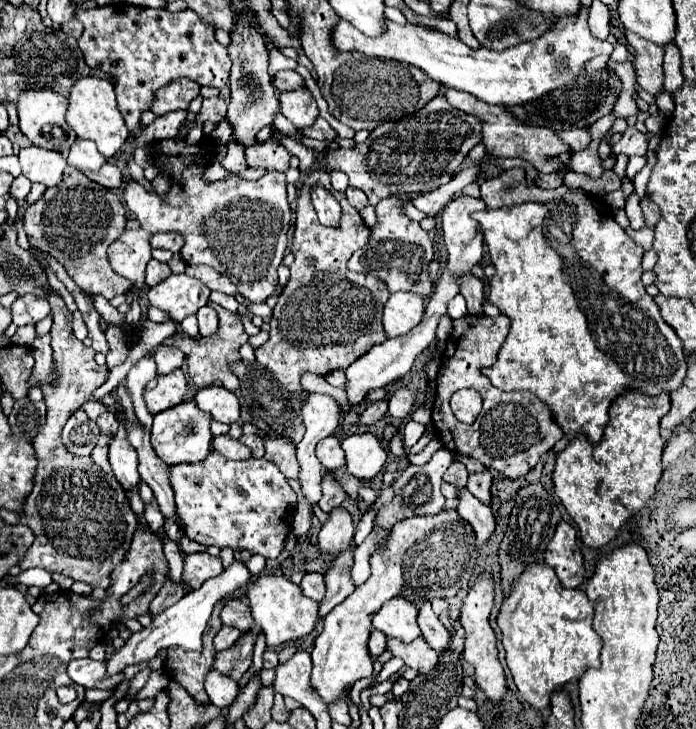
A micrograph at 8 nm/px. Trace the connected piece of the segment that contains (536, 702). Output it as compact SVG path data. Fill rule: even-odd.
M528 563L520 577L512 583L508 597L502 601L496 623L502 631L502 645L506 649L506 663L512 671L514 683L522 697L536 709L546 709L550 705L550 693L562 689L564 683L578 679L584 669L594 667L602 639L592 629L594 601L590 601L580 589L566 589L556 571L546 563Z

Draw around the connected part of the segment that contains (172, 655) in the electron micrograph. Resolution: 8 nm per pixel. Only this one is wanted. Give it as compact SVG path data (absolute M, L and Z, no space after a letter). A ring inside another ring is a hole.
M216 603L212 609L212 617L208 621L208 627L202 635L202 649L200 651L184 651L180 647L168 649L168 659L164 663L164 669L170 679L176 679L190 695L196 695L200 703L208 703L208 697L204 695L204 675L212 669L212 659L216 655L216 649L212 647L212 639L216 631L220 631L220 607L222 603Z

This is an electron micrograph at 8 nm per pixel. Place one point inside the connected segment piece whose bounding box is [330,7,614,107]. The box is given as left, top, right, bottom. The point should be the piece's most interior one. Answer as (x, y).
(518, 74)

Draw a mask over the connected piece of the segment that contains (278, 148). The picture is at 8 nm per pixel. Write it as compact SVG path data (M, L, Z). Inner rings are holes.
M270 137L264 143L256 143L254 147L246 149L246 161L248 167L254 169L266 167L268 171L286 171L290 153L276 137Z

